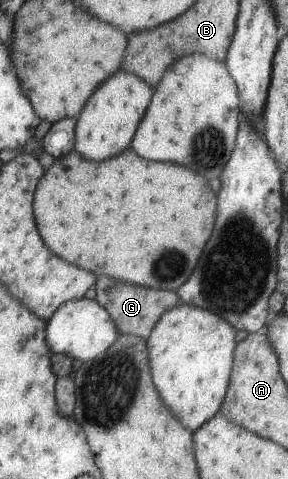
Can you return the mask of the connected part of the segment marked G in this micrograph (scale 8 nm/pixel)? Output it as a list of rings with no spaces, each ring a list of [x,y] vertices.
[[[108,277],[96,279],[96,300],[110,316],[119,334],[135,335],[143,340],[150,335],[157,319],[171,307],[177,306],[180,299],[175,291],[155,290],[152,288],[136,287],[128,283],[120,283]]]

